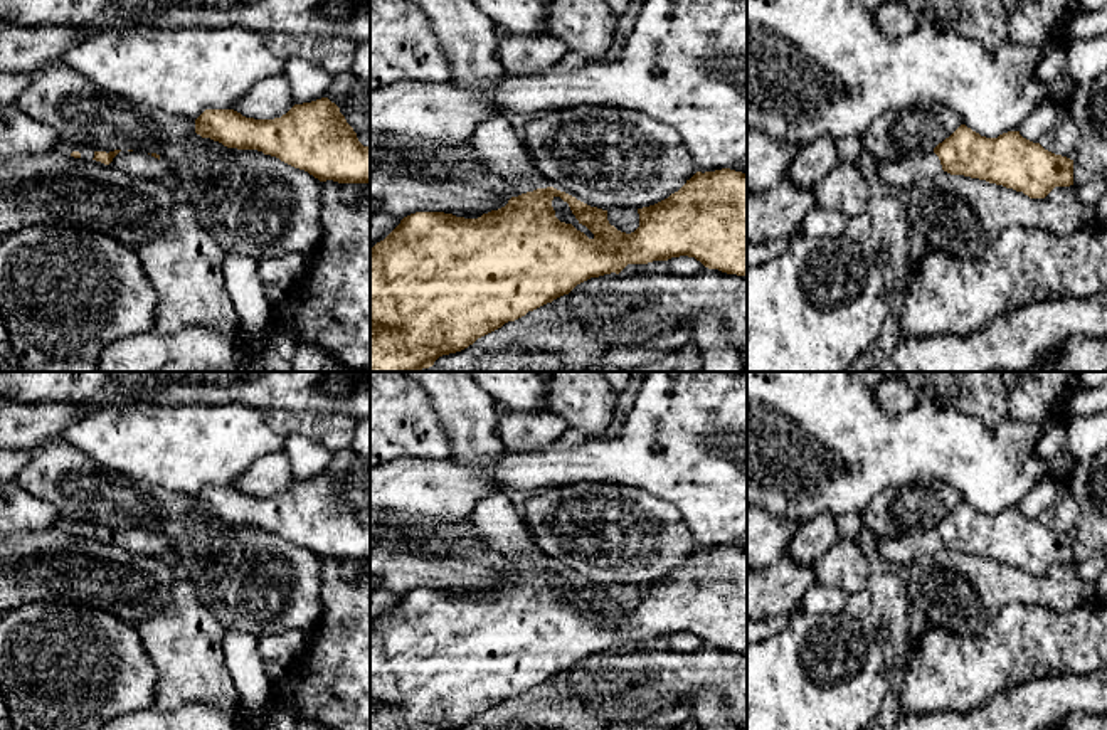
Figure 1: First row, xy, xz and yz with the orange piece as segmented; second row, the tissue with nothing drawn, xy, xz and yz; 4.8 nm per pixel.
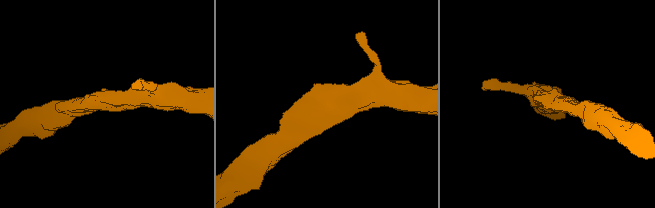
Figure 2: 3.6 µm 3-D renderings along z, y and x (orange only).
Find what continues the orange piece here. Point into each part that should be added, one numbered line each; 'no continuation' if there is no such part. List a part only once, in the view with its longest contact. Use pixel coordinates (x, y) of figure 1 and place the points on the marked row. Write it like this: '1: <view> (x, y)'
1: yz (902, 172)

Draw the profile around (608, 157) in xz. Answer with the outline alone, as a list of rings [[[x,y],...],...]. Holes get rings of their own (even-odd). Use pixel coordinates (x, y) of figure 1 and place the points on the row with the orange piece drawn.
[[[619,106],[530,116],[522,140],[548,187],[602,210],[654,205],[698,172],[675,128]]]

